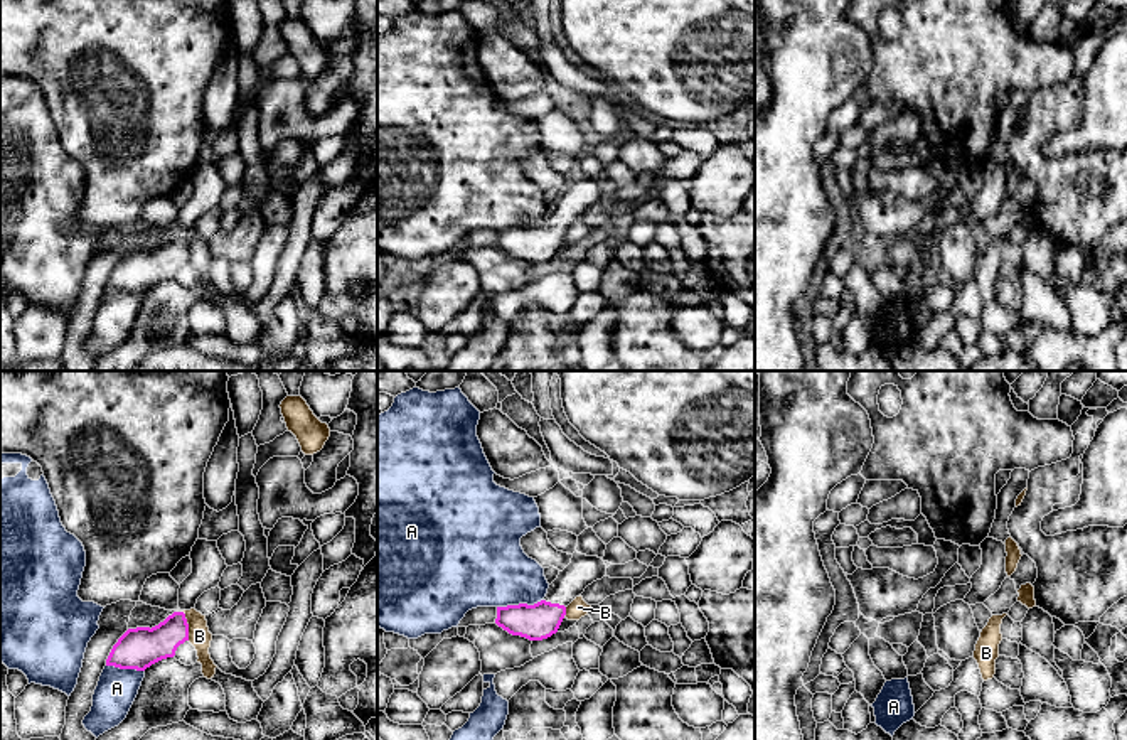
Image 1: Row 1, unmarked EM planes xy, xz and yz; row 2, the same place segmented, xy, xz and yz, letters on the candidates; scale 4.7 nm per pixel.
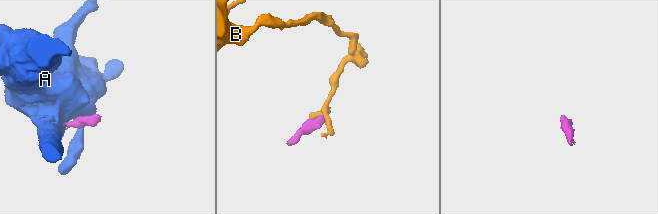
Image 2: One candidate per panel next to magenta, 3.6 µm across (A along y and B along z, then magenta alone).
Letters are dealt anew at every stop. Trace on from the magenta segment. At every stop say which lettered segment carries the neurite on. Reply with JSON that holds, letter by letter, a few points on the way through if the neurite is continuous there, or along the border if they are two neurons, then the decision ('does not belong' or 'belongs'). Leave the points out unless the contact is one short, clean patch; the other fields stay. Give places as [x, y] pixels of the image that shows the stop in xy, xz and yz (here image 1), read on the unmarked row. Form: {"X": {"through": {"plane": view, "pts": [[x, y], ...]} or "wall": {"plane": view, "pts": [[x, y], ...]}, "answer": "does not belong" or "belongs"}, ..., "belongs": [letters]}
{"A": {"answer": "does not belong"}, "B": {"wall": {"plane": "xy", "pts": [[182, 233], [187, 243], [189, 262]]}, "answer": "does not belong"}, "belongs": []}

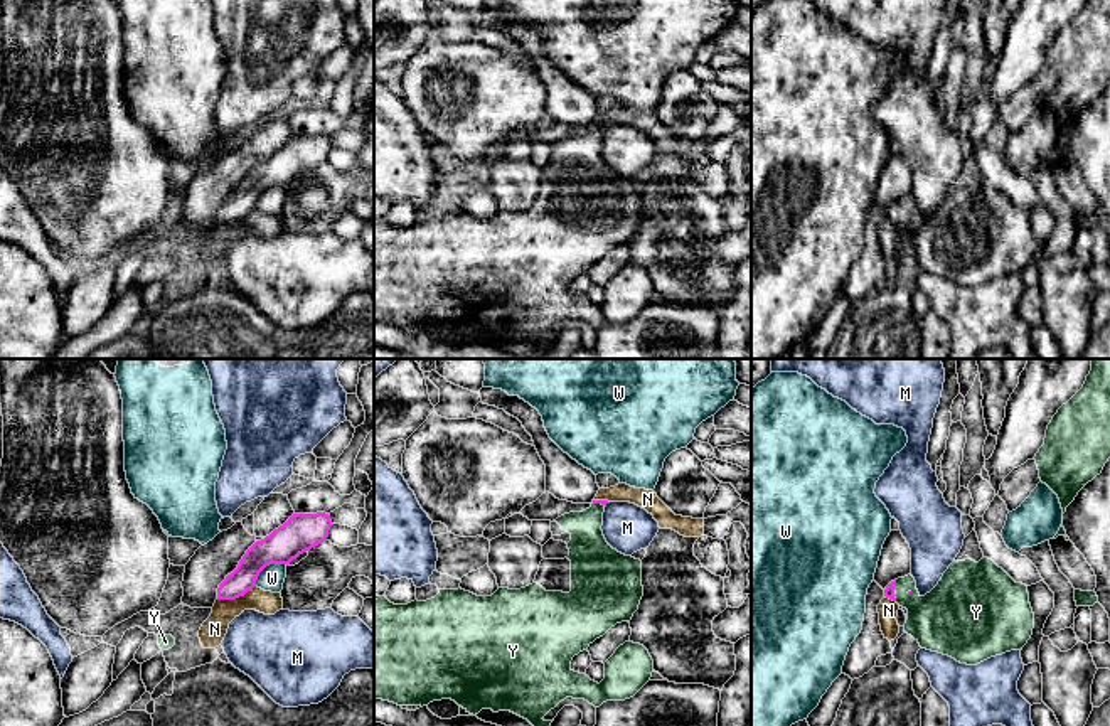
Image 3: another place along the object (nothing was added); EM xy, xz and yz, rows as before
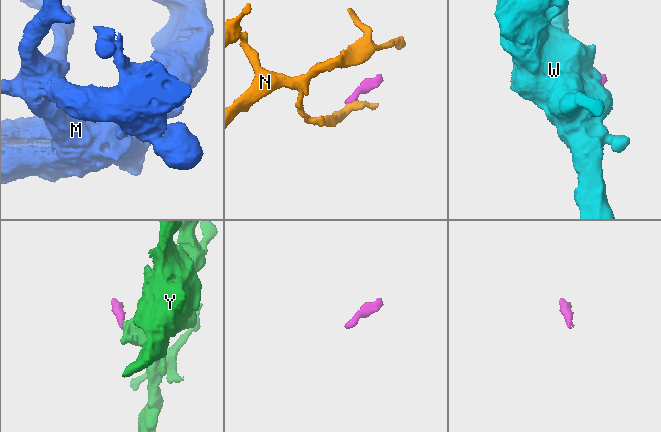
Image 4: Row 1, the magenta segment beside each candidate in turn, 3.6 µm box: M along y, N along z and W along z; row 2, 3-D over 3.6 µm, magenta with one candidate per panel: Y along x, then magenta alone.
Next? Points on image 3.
{"M": {"wall": {"plane": "xz", "pts": [[610, 125], [605, 130]]}, "answer": "does not belong"}, "N": {"wall": {"plane": "xy", "pts": [[255, 208], [243, 218], [218, 223]]}, "answer": "does not belong"}, "W": {"answer": "does not belong"}, "Y": {"through": {"plane": "yz", "pts": [[890, 213], [893, 213], [901, 213], [935, 243]]}, "answer": "belongs"}, "belongs": ["Y"]}

